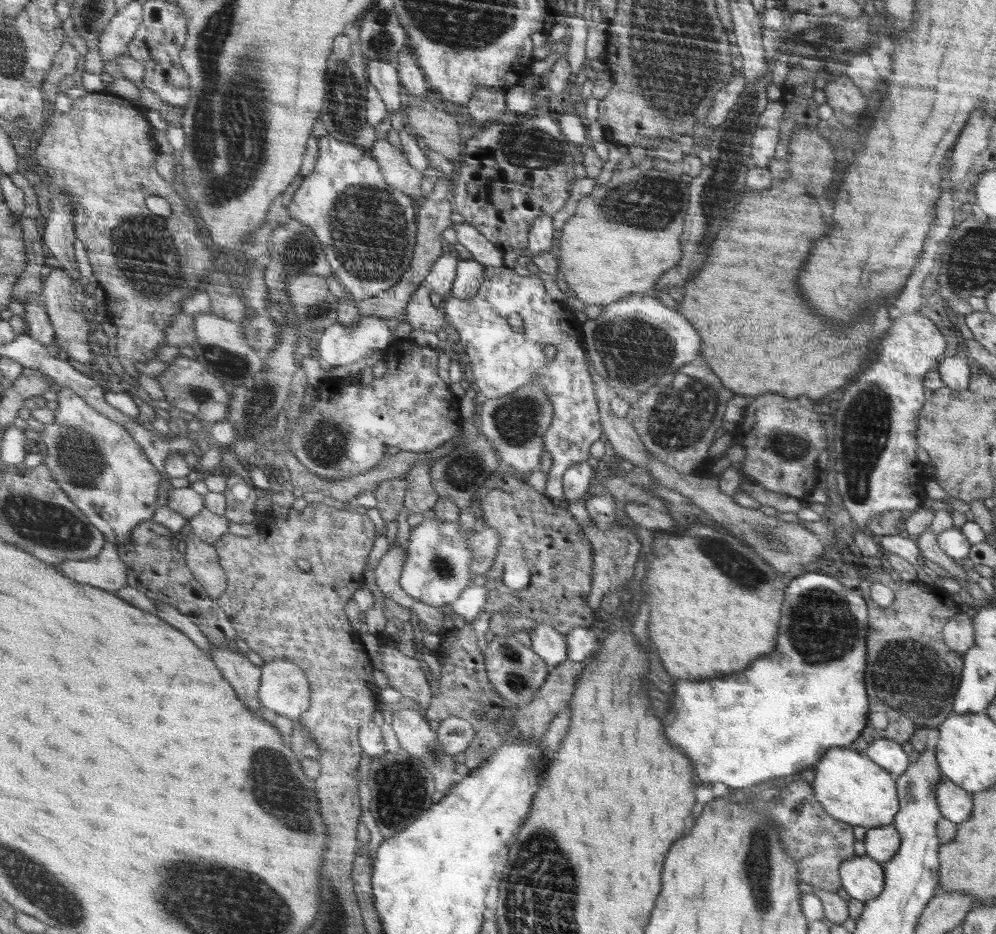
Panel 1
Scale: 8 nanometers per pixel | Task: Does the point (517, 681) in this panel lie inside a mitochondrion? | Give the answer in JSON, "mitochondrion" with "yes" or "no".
{"mitochondrion":"yes"}

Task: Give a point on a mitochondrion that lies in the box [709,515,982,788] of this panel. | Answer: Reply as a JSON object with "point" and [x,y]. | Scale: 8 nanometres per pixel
{"point":[924,682]}

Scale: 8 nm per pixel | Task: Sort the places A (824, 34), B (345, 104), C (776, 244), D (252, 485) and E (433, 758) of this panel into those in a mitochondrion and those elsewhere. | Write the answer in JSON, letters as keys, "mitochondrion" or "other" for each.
{"A":"mitochondrion","B":"mitochondrion","C":"other","D":"other","E":"mitochondrion"}

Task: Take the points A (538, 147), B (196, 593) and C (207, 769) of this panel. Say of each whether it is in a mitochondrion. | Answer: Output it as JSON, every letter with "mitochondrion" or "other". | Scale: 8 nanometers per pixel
{"A":"mitochondrion","B":"other","C":"other"}

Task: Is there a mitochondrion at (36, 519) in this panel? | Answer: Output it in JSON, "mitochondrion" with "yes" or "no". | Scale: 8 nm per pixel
{"mitochondrion":"yes"}

